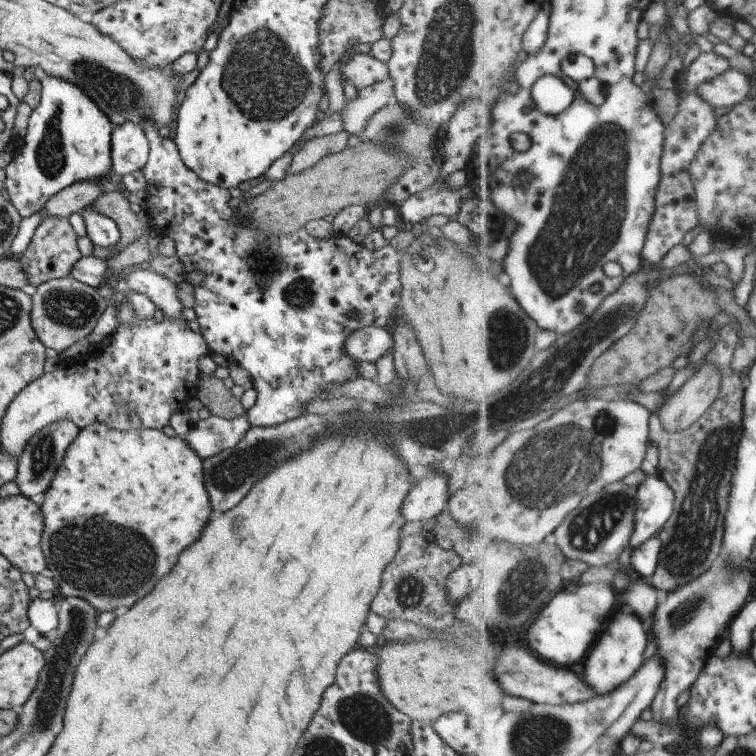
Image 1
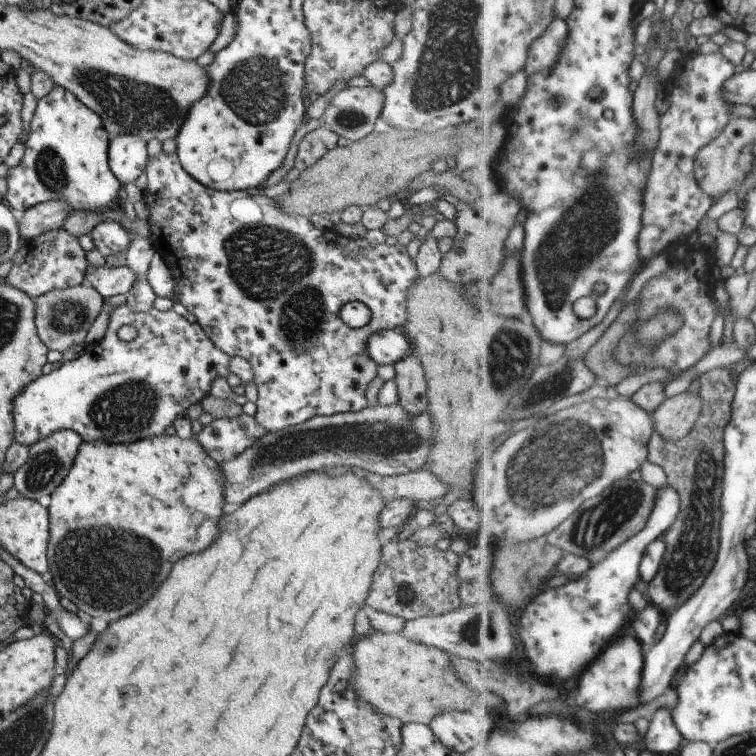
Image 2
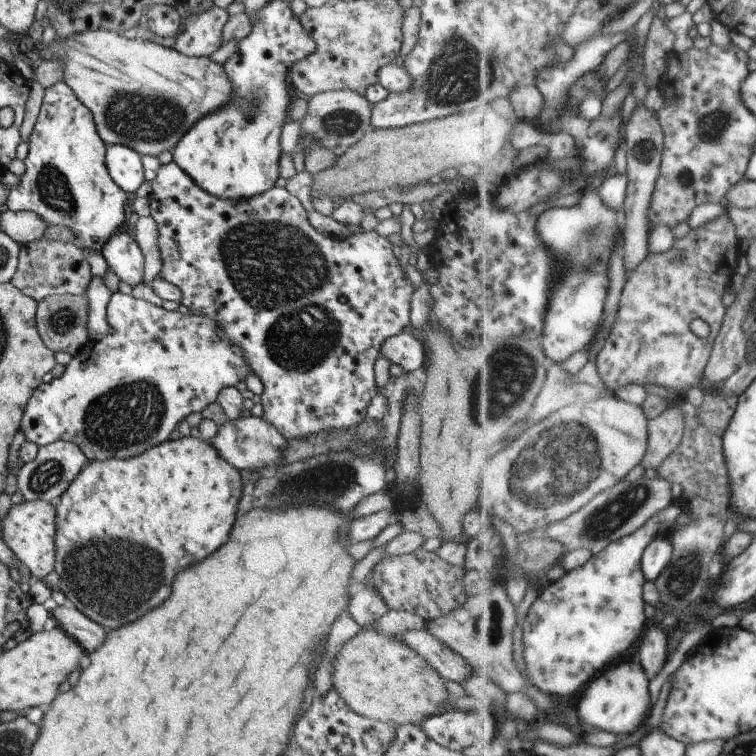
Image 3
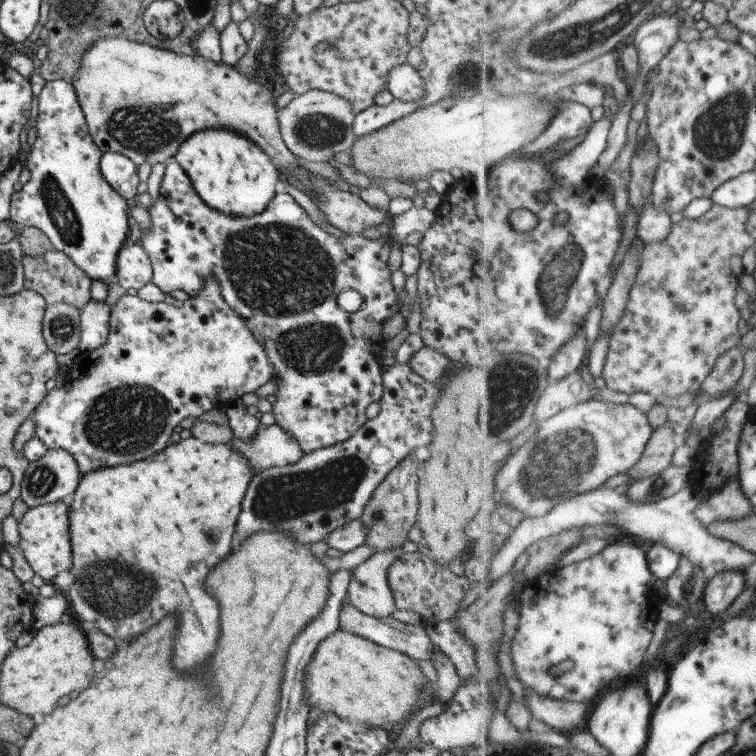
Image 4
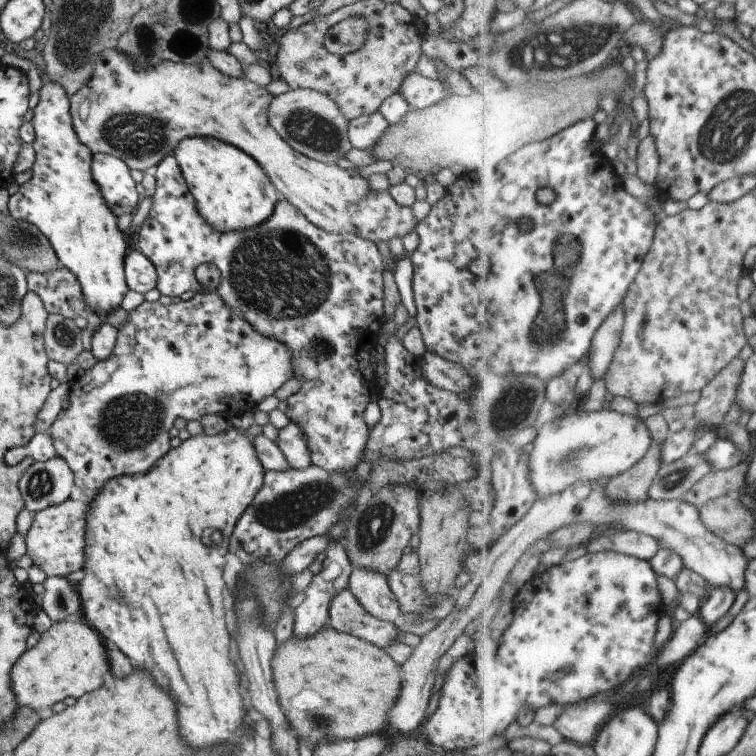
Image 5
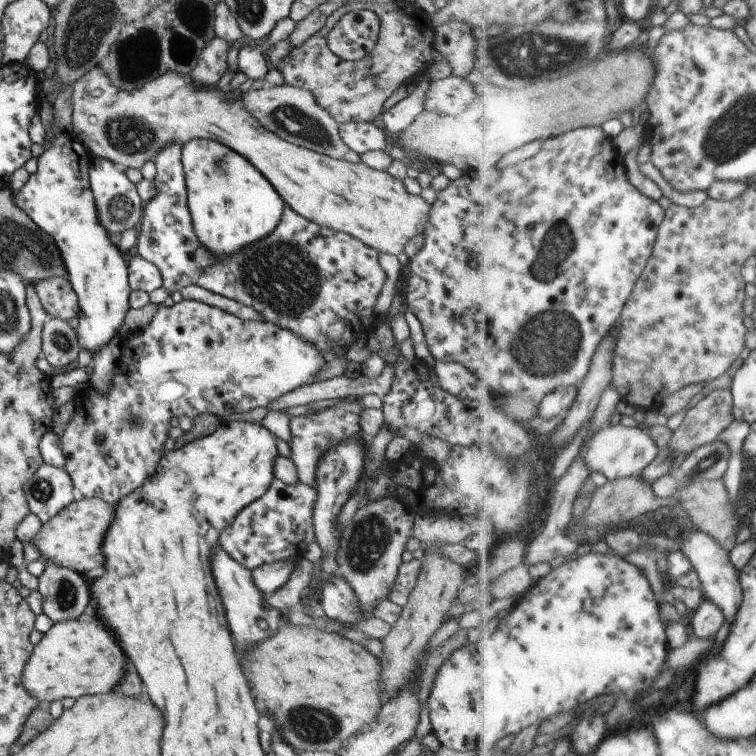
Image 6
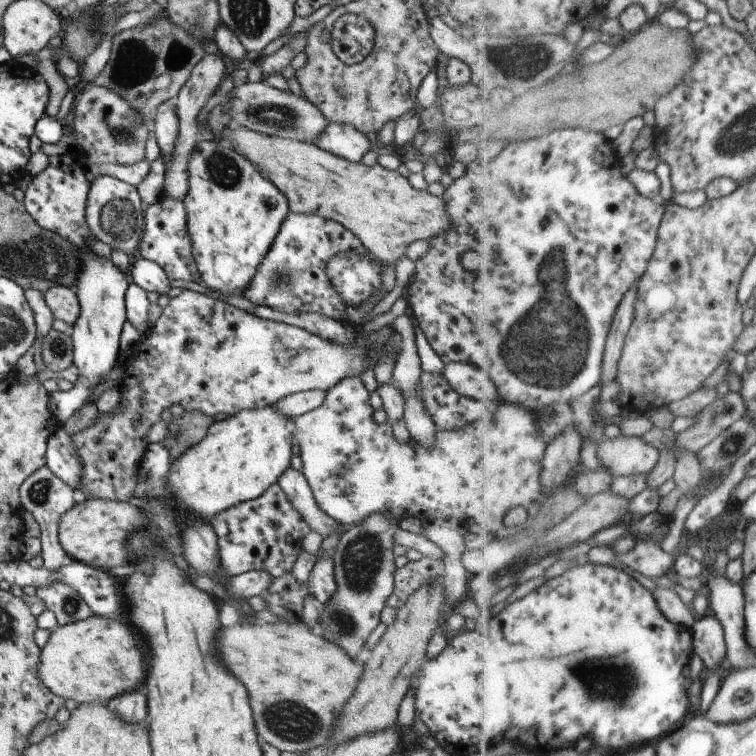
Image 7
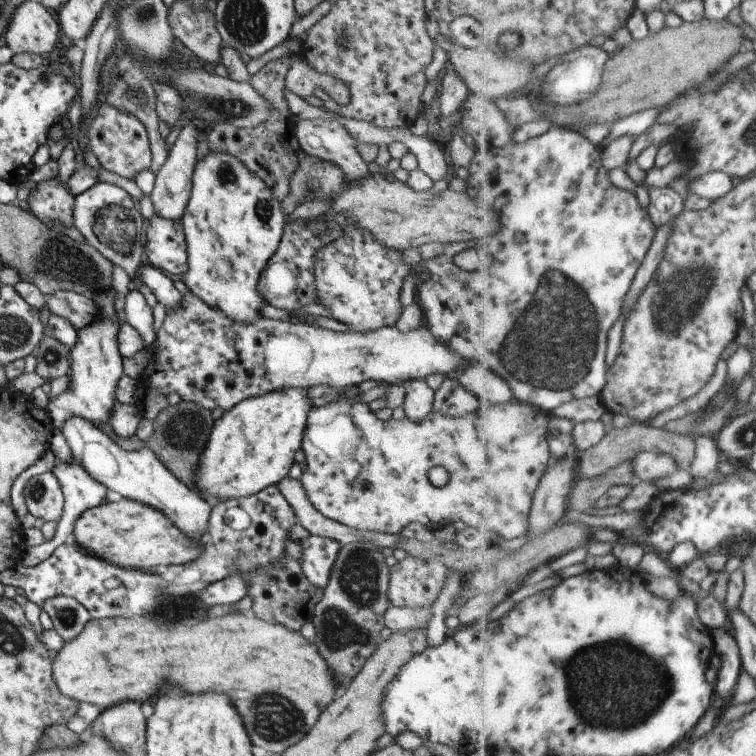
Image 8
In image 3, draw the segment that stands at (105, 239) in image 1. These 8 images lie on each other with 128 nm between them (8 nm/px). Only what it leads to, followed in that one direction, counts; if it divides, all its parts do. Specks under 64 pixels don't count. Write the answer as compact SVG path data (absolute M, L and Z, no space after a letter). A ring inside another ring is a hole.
M118 232L104 244L101 251L109 270L122 283L134 288L143 282L145 259L136 240L126 232Z

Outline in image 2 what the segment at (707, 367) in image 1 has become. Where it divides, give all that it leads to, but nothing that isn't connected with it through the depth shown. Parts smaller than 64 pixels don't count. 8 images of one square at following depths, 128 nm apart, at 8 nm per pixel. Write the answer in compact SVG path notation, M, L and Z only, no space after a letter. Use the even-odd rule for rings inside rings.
M686 390L680 395L670 397L654 413L655 431L657 431L666 441L680 441L694 431L698 420L700 420L704 410L704 397L701 390L697 393Z

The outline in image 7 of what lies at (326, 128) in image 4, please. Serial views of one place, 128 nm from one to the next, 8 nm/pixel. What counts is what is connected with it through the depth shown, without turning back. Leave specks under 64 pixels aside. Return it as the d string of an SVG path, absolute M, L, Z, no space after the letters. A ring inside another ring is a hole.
M260 82L237 84L227 95L227 102L232 107L229 114L233 124L242 124L254 132L277 137L286 137L297 141L313 143L322 136L329 121L310 100L294 94L282 92L273 86Z

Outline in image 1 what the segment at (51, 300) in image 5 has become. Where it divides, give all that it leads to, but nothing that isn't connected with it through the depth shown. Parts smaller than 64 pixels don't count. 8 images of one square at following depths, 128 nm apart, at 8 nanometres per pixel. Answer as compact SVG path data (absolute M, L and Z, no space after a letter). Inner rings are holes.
M44 219L35 229L30 245L17 256L28 284L38 287L51 279L71 275L71 271L83 256L77 244L78 240L79 237L68 219Z

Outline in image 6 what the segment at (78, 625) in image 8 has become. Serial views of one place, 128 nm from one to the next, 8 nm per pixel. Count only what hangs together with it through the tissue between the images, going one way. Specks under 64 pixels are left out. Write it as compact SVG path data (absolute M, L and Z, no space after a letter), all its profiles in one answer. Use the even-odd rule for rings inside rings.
M42 463L38 470L24 483L24 494L29 506L29 512L36 514L41 522L50 522L60 510L74 501L74 486L65 468L58 468ZM47 562L37 588L43 596L43 613L54 624L77 619L91 602L88 586L81 574Z

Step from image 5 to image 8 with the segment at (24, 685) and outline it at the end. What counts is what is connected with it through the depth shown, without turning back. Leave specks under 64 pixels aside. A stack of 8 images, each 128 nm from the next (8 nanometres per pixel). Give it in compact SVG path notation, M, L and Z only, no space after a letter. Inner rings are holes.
M230 614L230 616L222 616L222 618L206 618L198 624L184 624L180 620L172 622L172 620L166 620L162 616L146 616L146 618L122 618L120 617L110 617L103 619L90 619L90 622L86 623L82 632L64 642L64 646L58 652L55 652L54 658L52 658L52 680L56 682L58 690L67 696L68 698L73 698L74 700L86 701L101 709L110 708L118 702L124 702L124 700L132 700L132 702L150 702L154 696L158 696L158 690L160 686L176 686L176 688L182 688L184 692L188 694L202 694L202 692L218 692L218 694L228 694L230 702L234 704L236 712L240 714L244 726L246 726L246 732L252 740L252 744L255 746L260 746L260 749L264 750L264 753L281 753L298 744L310 730L312 726L318 722L320 714L326 710L327 706L330 706L336 697L342 693L344 687L338 680L334 680L334 674L330 670L330 666L326 664L326 660L320 656L320 650L316 648L314 641L310 641L300 632L294 632L286 628L286 626L280 623L269 623L268 621L259 619L253 614Z

